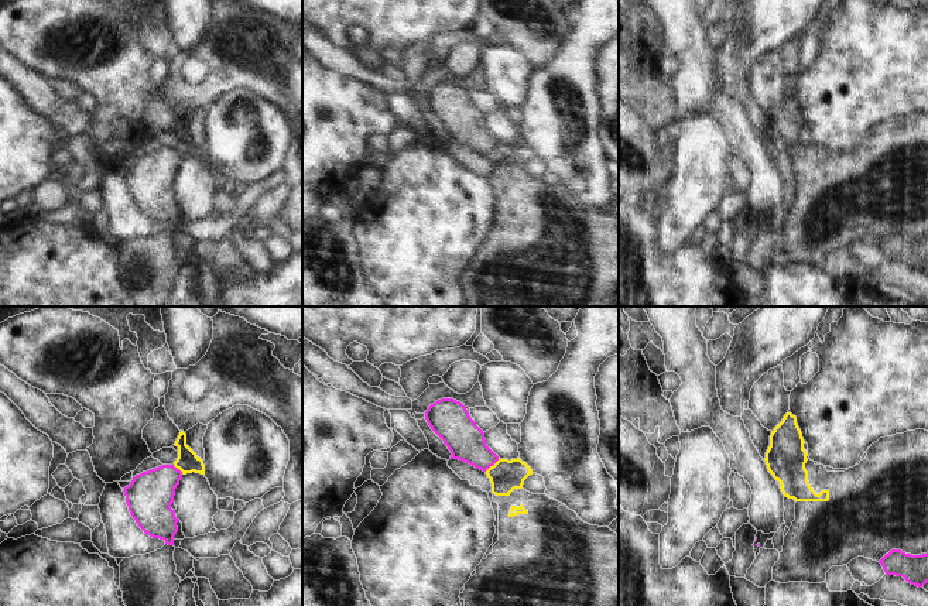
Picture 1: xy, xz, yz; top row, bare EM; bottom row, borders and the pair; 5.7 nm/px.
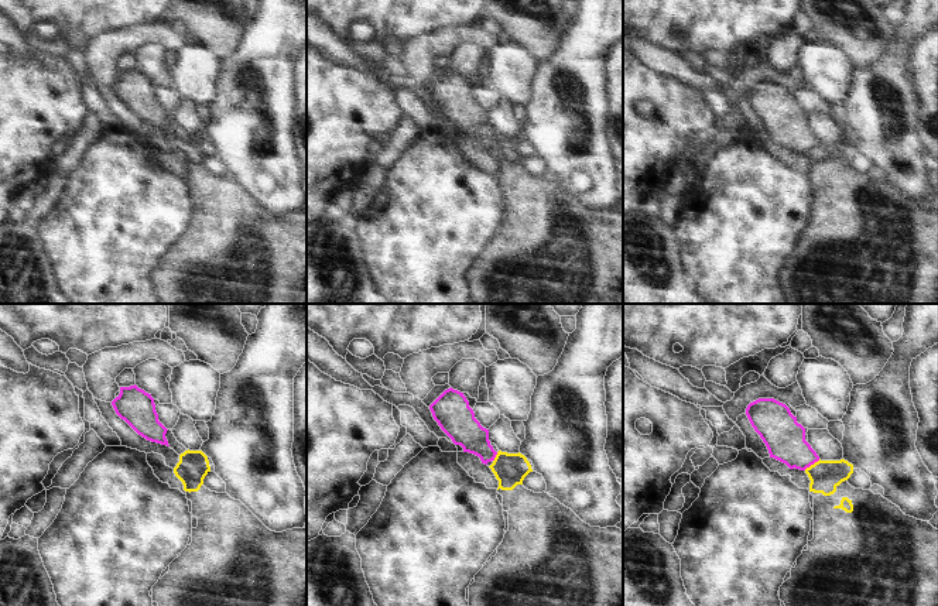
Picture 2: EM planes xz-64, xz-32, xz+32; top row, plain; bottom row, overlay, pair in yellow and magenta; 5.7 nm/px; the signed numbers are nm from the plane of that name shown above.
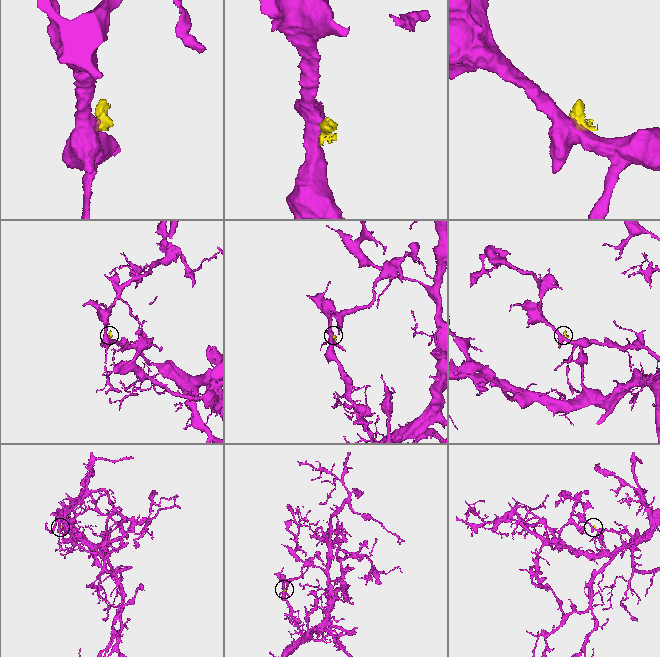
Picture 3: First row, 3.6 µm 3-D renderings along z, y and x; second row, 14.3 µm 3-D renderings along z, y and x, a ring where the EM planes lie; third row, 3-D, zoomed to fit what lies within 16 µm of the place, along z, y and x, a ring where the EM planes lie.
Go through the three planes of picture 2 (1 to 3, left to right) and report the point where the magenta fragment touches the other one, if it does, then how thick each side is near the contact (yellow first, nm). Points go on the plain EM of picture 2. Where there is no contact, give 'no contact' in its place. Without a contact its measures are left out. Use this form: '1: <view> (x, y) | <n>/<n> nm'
1: no contact
2: xz-32 (496, 140) | 190/180 nm
3: xz+32 (811, 149) | 180/220 nm

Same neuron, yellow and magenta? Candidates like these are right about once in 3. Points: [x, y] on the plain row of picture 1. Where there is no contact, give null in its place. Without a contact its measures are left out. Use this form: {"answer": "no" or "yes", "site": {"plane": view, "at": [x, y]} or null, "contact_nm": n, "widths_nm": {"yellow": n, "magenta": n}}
{"answer": "no", "site": {"plane": "xz", "at": [493, 149]}, "contact_nm": 120, "widths_nm": {"yellow": 180, "magenta": 220}}

